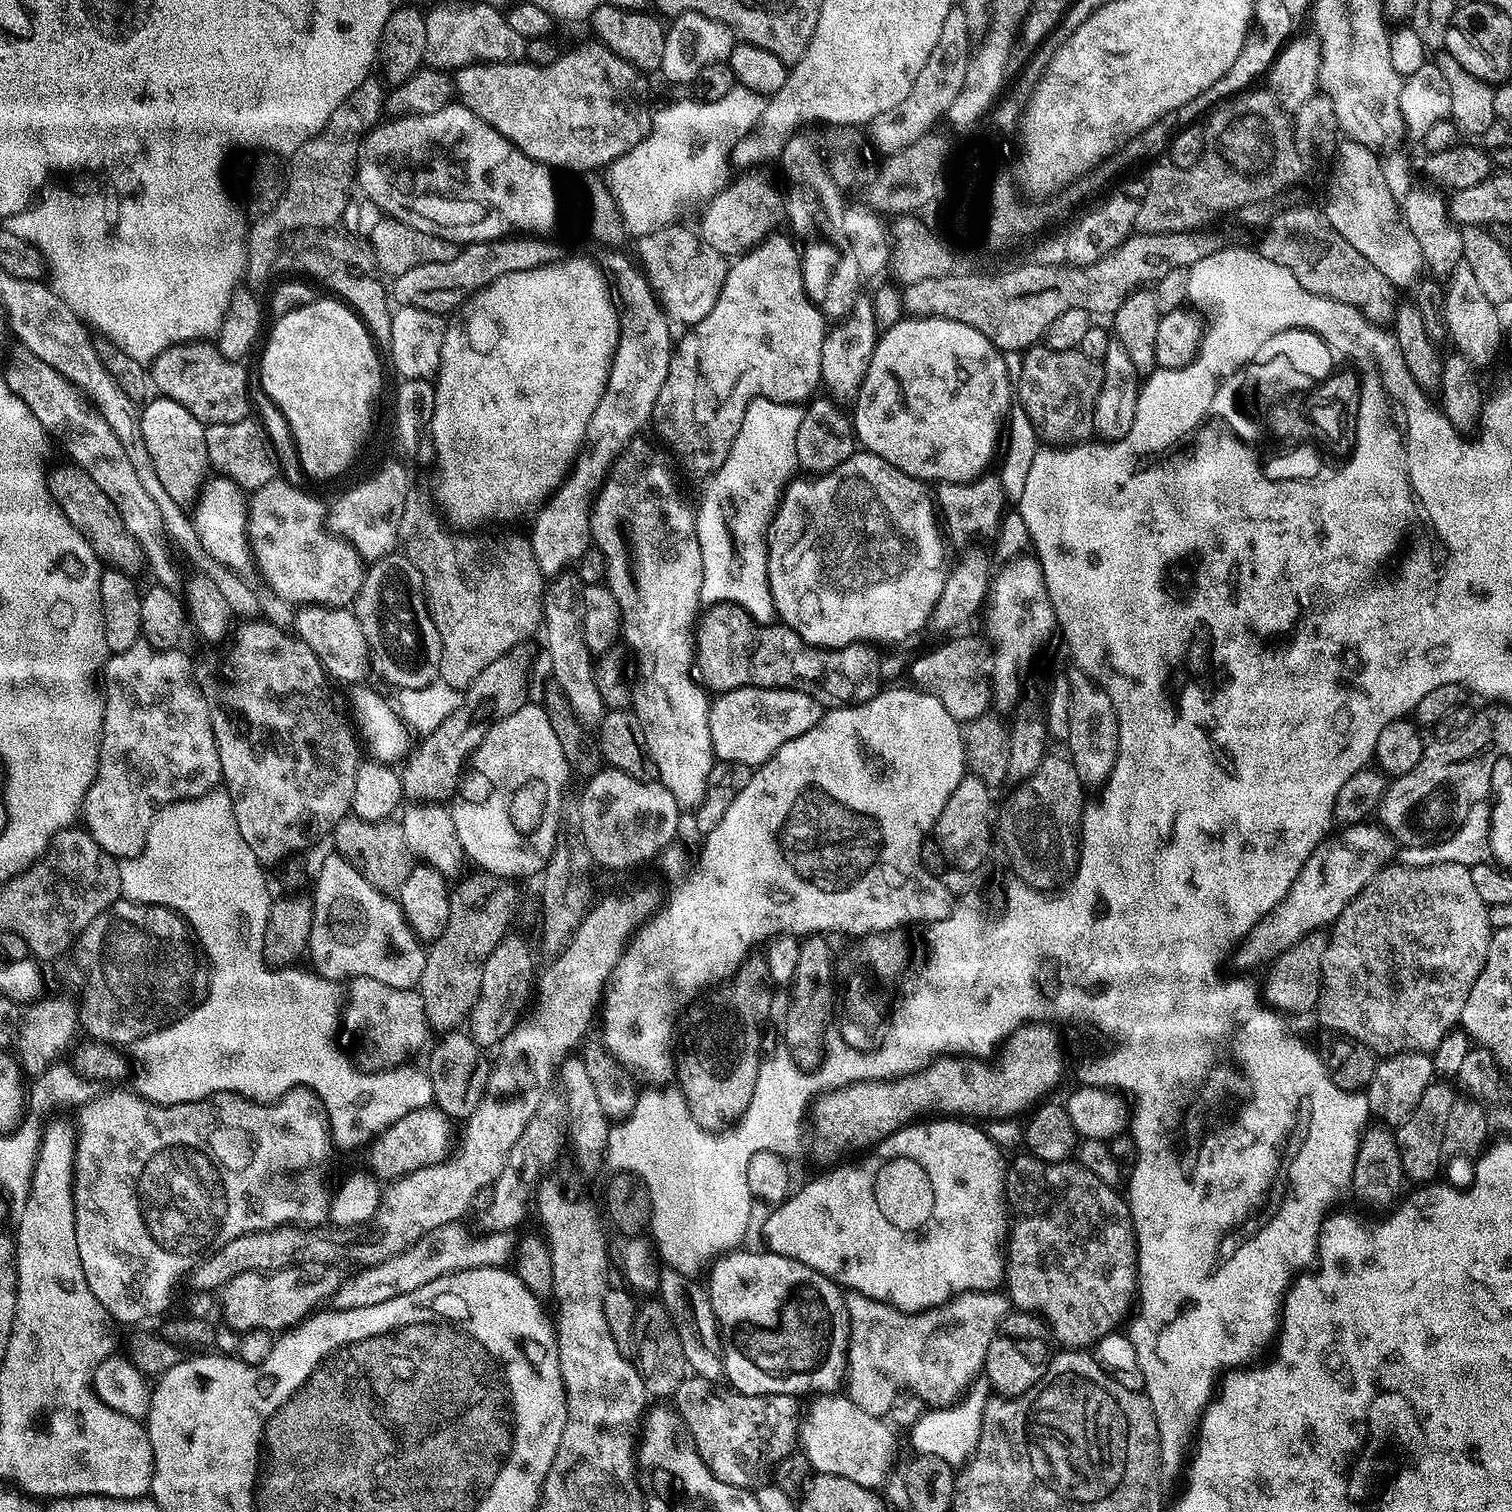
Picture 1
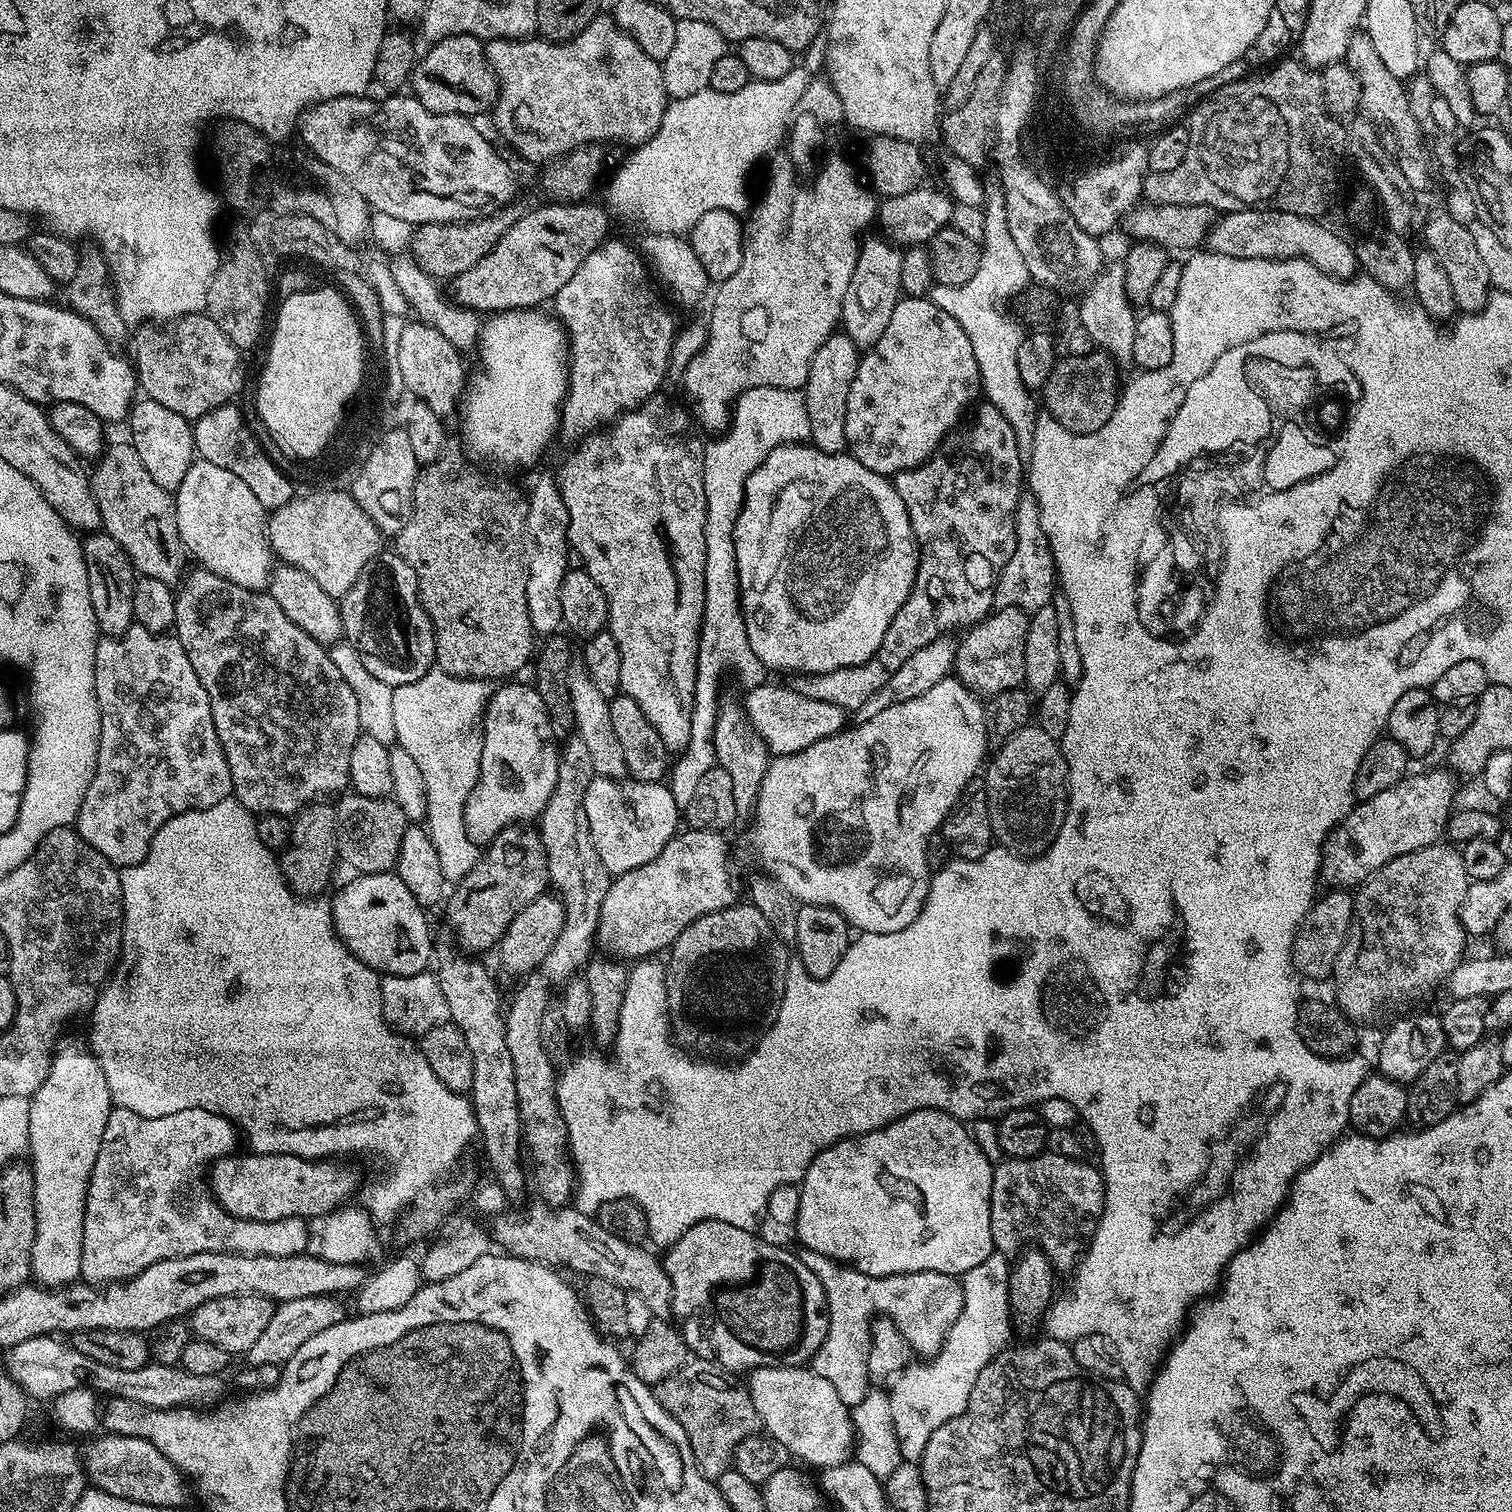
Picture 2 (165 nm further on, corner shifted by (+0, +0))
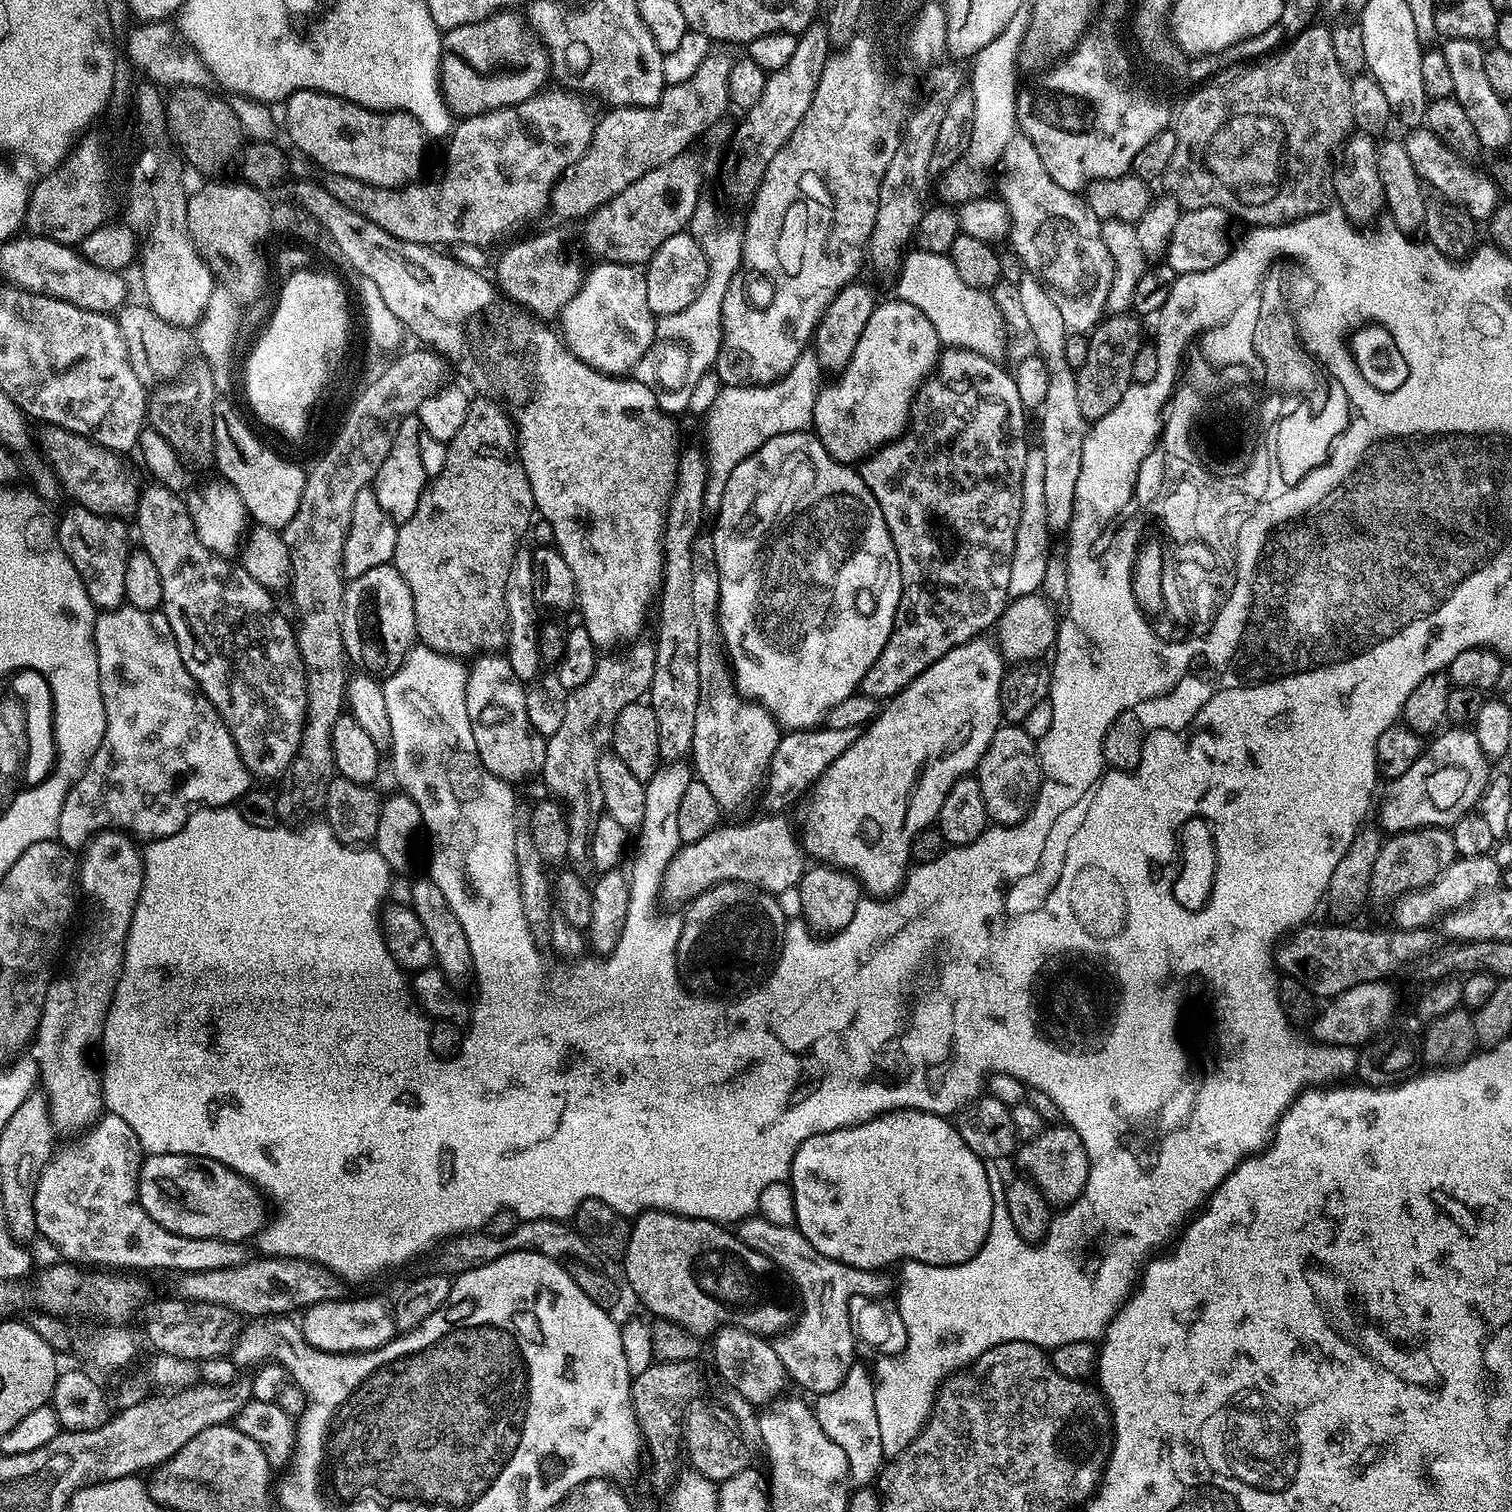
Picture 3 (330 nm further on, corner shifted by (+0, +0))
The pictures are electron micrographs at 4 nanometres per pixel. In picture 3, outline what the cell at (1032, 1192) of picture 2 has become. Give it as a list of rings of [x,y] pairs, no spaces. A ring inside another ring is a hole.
[[[1071,1126],[1045,1127],[1038,1138],[1021,1143],[1014,1153],[1014,1161],[1025,1172],[1031,1184],[1053,1209],[1063,1210],[1081,1199],[1088,1181],[1088,1155],[1082,1138]]]

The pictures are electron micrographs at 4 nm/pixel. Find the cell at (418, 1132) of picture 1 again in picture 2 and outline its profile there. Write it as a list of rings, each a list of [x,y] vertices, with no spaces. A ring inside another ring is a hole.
[[[290,1154],[247,1155],[224,1156],[210,1166],[211,1195],[224,1211],[237,1220],[269,1224],[295,1216],[324,1218],[340,1208],[356,1188],[356,1176],[346,1165],[340,1164],[344,1162],[333,1162],[328,1158],[307,1160]]]

